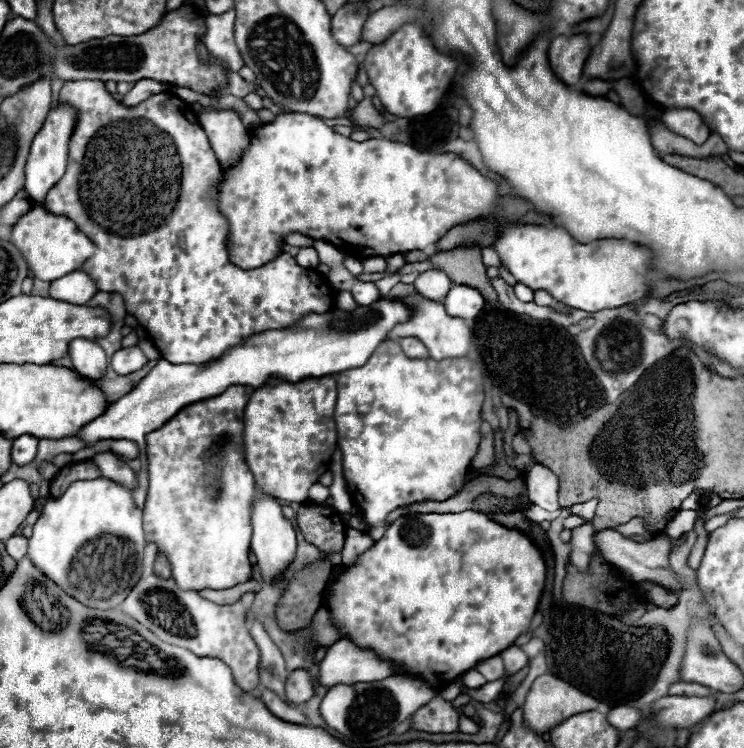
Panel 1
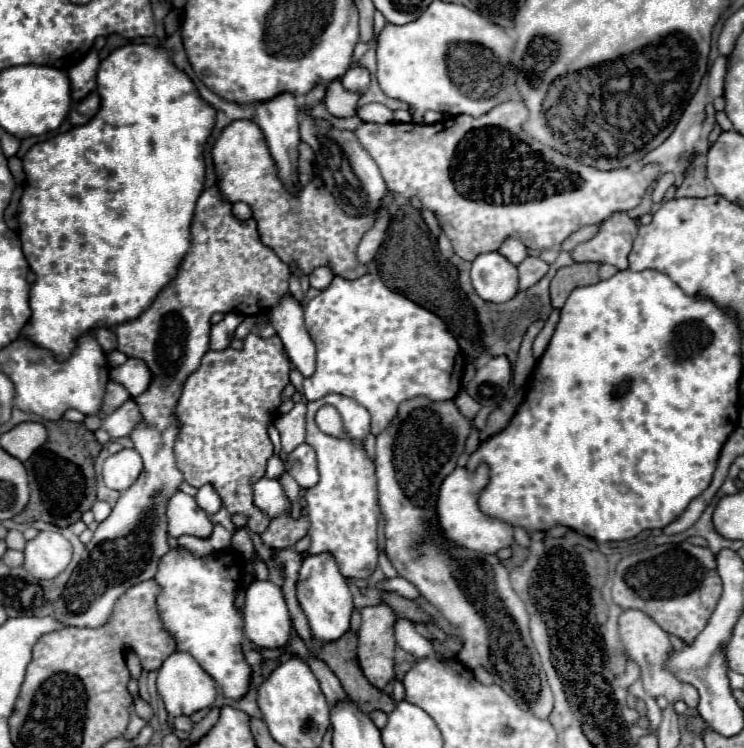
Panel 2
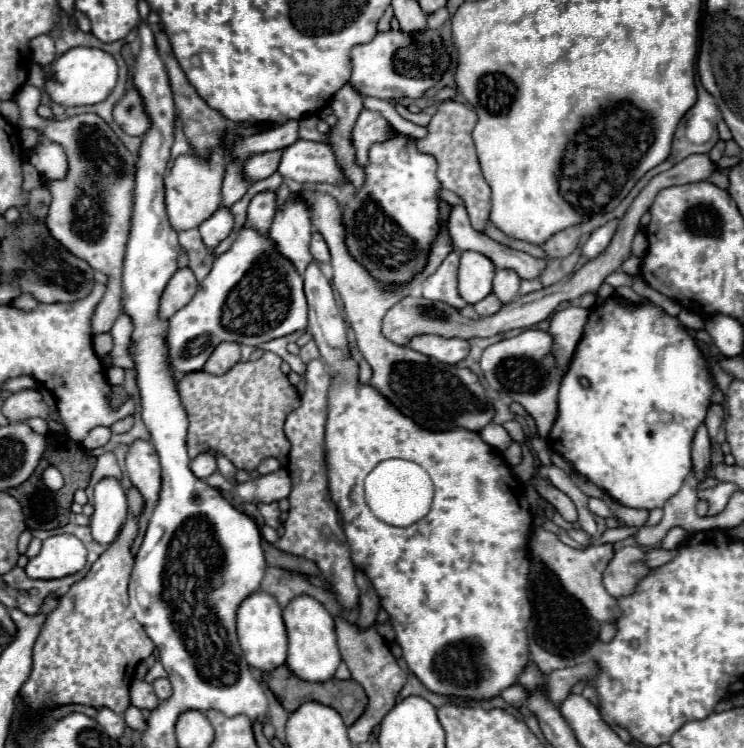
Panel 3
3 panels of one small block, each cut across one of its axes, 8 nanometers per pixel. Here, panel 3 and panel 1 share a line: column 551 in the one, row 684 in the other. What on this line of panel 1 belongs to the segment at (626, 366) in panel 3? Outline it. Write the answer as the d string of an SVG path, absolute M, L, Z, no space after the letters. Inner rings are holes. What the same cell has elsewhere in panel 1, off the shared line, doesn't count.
M466 510L462 514L408 514L408 516L394 520L386 528L386 534L378 542L374 542L374 546L368 552L364 552L360 556L356 566L344 568L340 578L330 586L328 608L332 612L334 622L338 624L340 632L342 632L342 638L350 638L352 642L356 642L358 646L364 646L364 648L374 648L380 656L390 658L396 664L400 664L408 676L418 676L418 678L426 680L428 684L432 684L434 688L442 690L456 676L474 668L478 662L492 658L492 656L500 654L502 650L510 648L514 644L514 640L530 628L530 620L538 608L538 600L542 596L544 582L546 582L544 556L524 532L506 528L506 526L490 520L486 514L478 514L472 510Z

